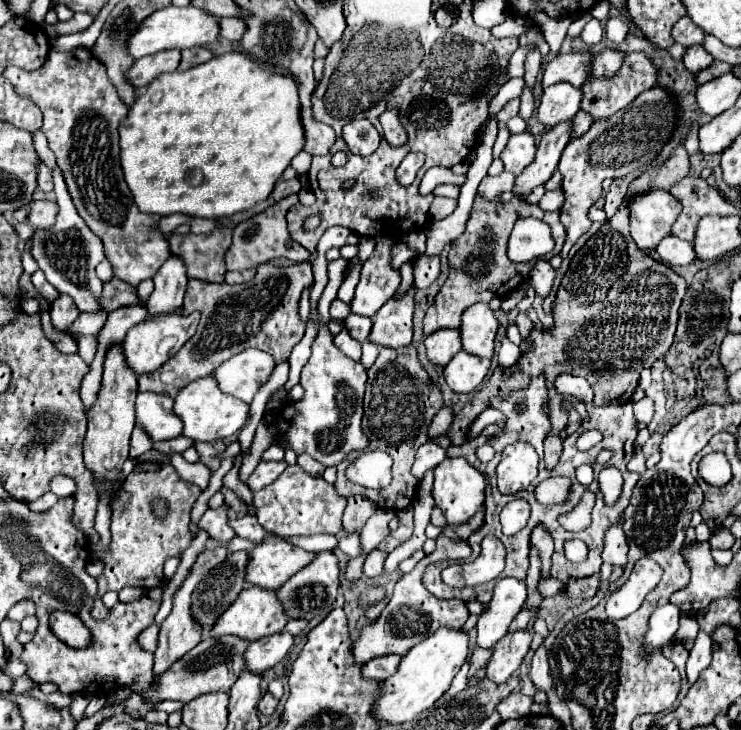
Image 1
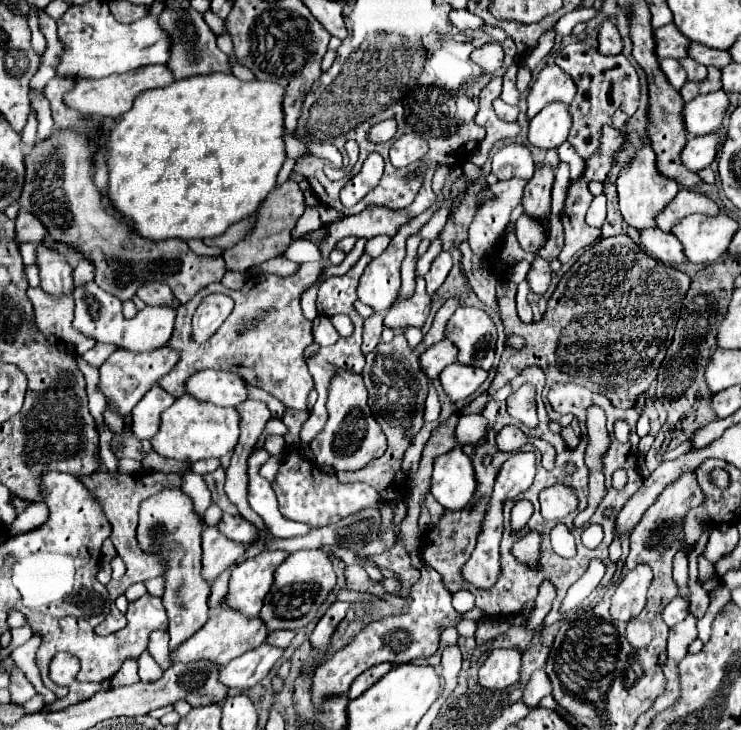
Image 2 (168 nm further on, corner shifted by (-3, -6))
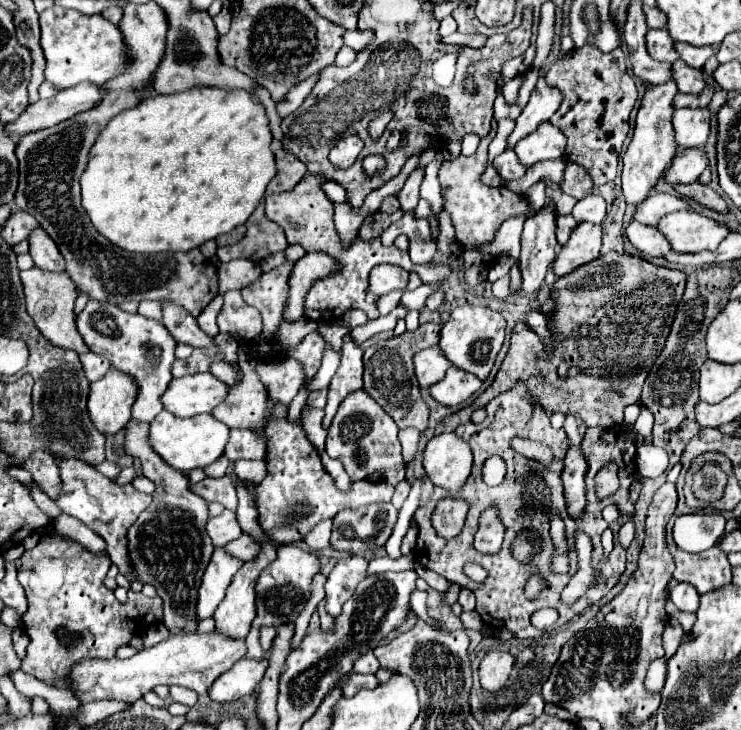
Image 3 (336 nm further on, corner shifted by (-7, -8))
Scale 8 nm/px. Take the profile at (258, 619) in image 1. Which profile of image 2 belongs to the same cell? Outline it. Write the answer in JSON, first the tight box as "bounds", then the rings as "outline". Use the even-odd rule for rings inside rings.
{"bounds":[170,608,268,668],"outline":[[[220,608],[216,612],[210,614],[208,622],[186,642],[182,642],[182,646],[174,648],[170,652],[170,662],[198,662],[198,660],[206,660],[216,664],[218,668],[224,668],[230,660],[238,658],[240,654],[244,654],[246,650],[254,650],[256,646],[260,646],[268,636],[268,630],[264,626],[264,622],[258,618],[248,618],[244,614],[240,614],[238,610],[232,608]]]}

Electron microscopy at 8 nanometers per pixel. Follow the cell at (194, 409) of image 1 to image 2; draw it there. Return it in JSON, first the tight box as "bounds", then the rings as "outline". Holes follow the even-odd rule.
{"bounds":[150,394,238,462],"outline":[[[184,394],[162,412],[160,430],[150,440],[152,450],[164,458],[174,458],[182,462],[196,462],[208,458],[222,458],[238,442],[238,412],[234,408],[218,408],[208,402],[196,402],[192,396]]]}

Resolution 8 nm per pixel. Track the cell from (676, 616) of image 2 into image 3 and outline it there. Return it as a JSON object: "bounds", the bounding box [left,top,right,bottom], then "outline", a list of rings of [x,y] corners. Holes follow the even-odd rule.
{"bounds":[670,584,698,612],"outline":[[[678,584],[670,590],[670,600],[680,612],[696,612],[698,610],[698,592],[696,588],[690,588],[690,584]]]}

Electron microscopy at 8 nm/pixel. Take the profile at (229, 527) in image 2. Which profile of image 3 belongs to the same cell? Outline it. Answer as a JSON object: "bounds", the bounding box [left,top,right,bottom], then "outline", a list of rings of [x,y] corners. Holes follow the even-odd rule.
{"bounds":[206,510,242,546],"outline":[[[224,510],[220,516],[210,518],[206,524],[206,530],[208,530],[214,546],[226,546],[228,542],[242,536],[242,528],[232,510]]]}

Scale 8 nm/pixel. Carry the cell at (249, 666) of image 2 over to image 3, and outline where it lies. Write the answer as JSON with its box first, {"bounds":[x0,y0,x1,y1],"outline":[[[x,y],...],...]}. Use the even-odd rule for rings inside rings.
{"bounds":[208,658,268,702],"outline":[[[242,658],[210,686],[208,694],[216,702],[234,702],[238,698],[250,696],[254,688],[260,684],[266,668],[268,658],[264,660]]]}

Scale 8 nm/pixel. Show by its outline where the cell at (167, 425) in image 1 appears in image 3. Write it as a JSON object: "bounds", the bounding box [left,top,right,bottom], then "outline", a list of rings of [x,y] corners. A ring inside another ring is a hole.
{"bounds":[76,300,176,424],"outline":[[[90,300],[86,308],[78,314],[76,328],[92,352],[108,358],[112,366],[126,370],[130,376],[134,376],[134,380],[138,380],[140,392],[132,408],[132,420],[138,424],[150,424],[154,416],[162,412],[160,398],[172,380],[170,366],[174,362],[176,340],[170,336],[170,332],[166,332],[166,326],[160,320],[144,318],[140,314],[128,314],[114,304]]]}

